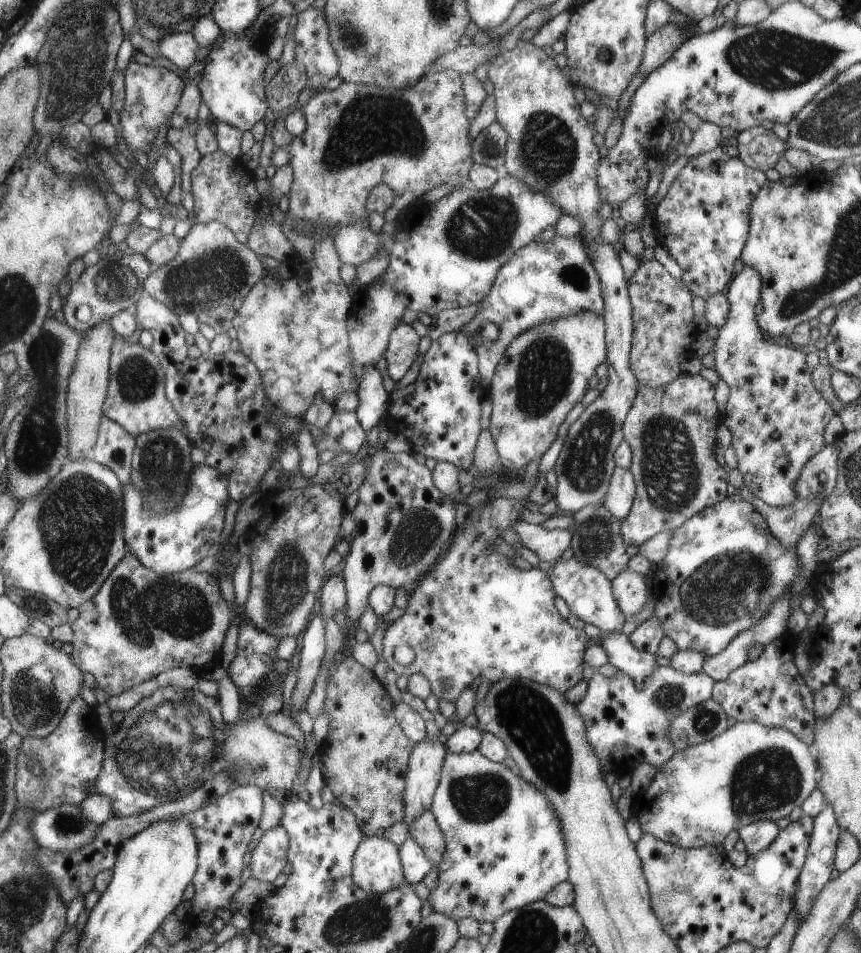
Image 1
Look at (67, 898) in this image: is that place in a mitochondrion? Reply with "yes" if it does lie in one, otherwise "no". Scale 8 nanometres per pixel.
no

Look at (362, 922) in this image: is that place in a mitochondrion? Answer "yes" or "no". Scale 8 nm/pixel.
yes

